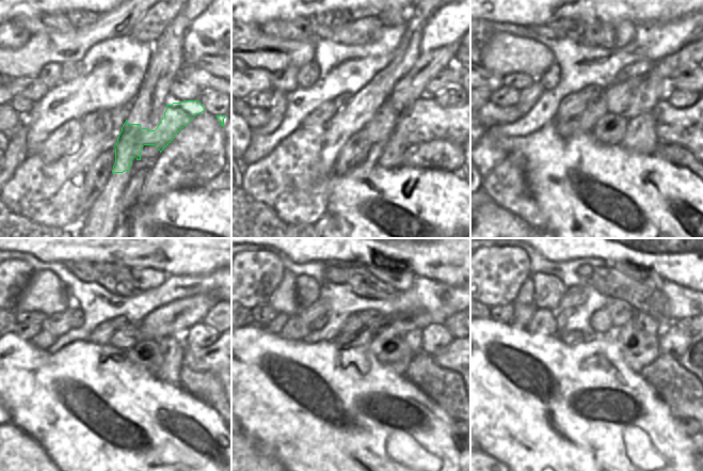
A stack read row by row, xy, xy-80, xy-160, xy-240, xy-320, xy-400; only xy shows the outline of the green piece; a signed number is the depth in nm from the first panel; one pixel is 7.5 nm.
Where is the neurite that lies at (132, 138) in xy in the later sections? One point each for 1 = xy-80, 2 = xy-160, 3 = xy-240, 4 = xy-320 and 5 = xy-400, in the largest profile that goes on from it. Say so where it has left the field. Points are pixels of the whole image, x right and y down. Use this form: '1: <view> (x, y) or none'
1: xy-80 (425, 121)
2: xy-160 (687, 127)
3: xy-240 (209, 359)
4: xy-320 (448, 358)
5: xy-400 (687, 360)

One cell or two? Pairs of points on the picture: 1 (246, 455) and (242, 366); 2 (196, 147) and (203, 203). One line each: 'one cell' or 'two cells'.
1: two cells
2: two cells

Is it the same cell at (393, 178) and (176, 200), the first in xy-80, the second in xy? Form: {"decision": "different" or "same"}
{"decision": "same"}

